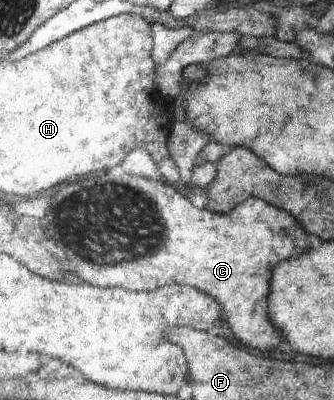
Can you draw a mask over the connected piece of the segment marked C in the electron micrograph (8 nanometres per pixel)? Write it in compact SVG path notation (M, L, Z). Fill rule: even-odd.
M114 168L106 174L62 184L58 194L50 198L48 216L52 216L52 225L46 228L46 238L64 242L68 262L76 264L80 270L86 270L78 272L84 282L94 286L118 286L126 290L158 290L168 284L194 286L196 290L218 298L218 302L226 306L226 320L236 338L246 346L274 350L284 342L284 334L274 328L268 316L270 272L278 264L298 258L310 248L306 232L287 210L252 197L228 214L214 214L210 210L192 206L188 196L184 198L169 184L132 176L122 172L122 168Z

